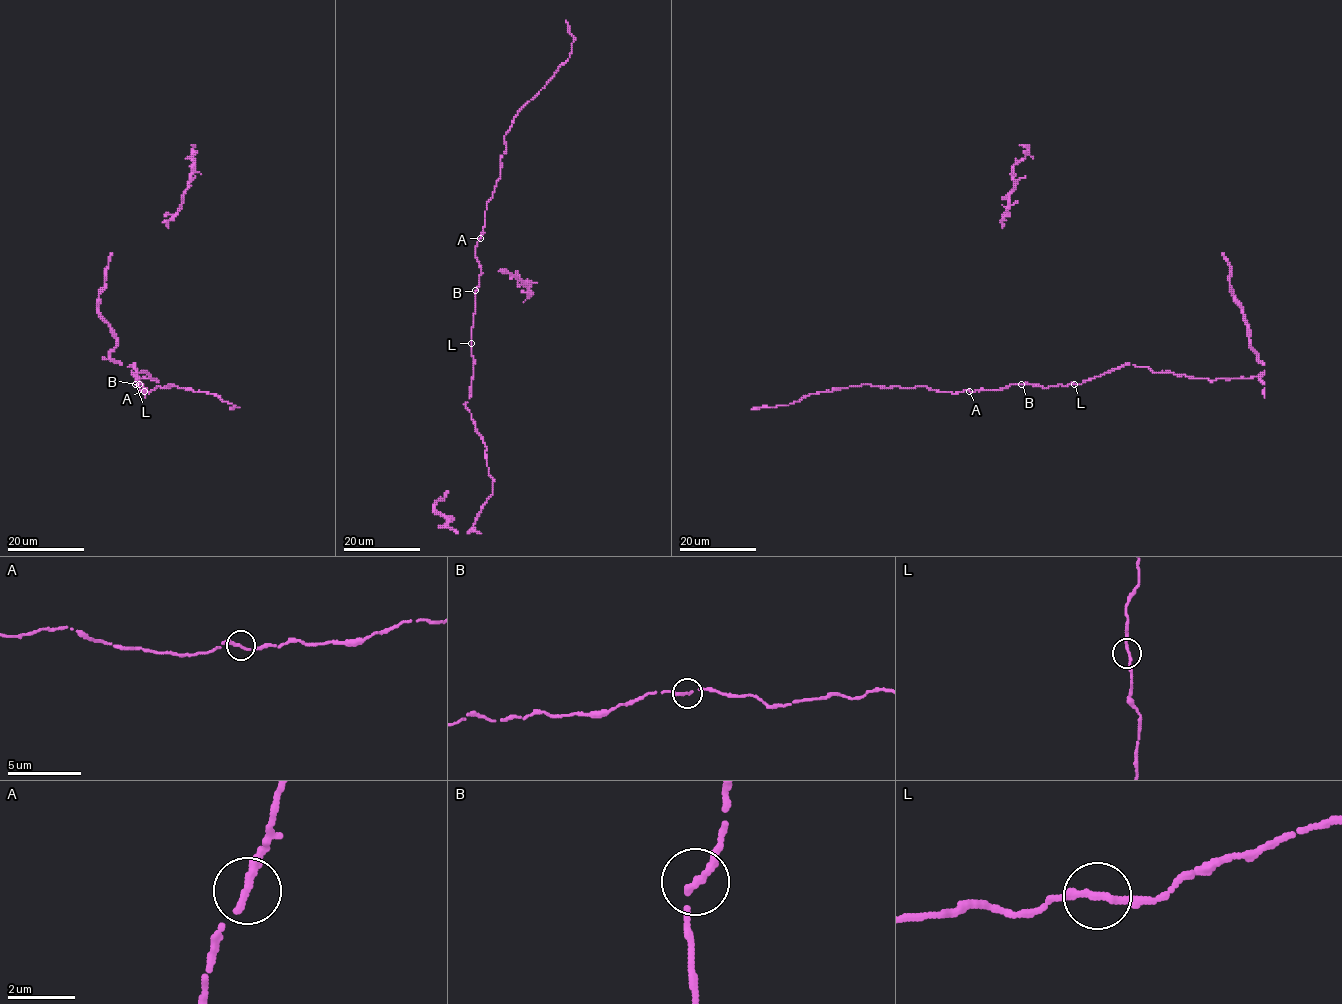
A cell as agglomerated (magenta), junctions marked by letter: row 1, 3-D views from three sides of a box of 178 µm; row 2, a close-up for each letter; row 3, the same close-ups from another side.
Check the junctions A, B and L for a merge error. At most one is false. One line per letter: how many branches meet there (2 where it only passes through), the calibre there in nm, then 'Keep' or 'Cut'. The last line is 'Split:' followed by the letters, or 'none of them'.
A: Branches: 2. Thickness 220 nm. Keep
B: Branches: 2. Thickness 200 nm. Keep
L: Branches: 2. Thickness 220 nm. Keep
Split: none of them

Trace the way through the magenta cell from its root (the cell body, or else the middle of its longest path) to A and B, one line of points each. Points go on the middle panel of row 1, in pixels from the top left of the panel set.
A: (471, 341), (475, 292), (480, 273), (476, 245), (480, 238)
B: (471, 341), (476, 291)

